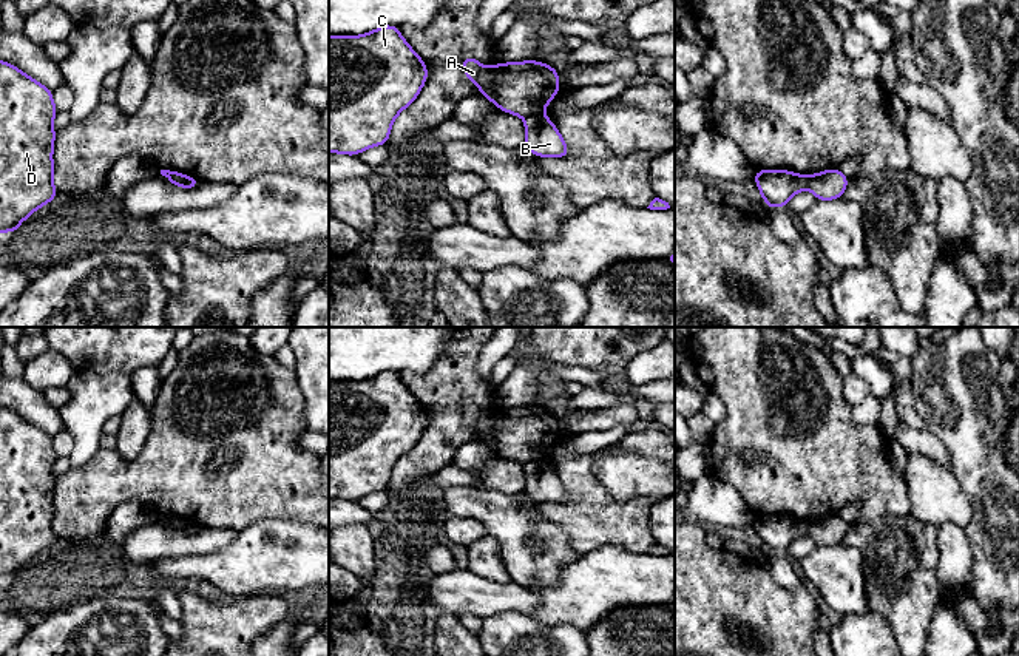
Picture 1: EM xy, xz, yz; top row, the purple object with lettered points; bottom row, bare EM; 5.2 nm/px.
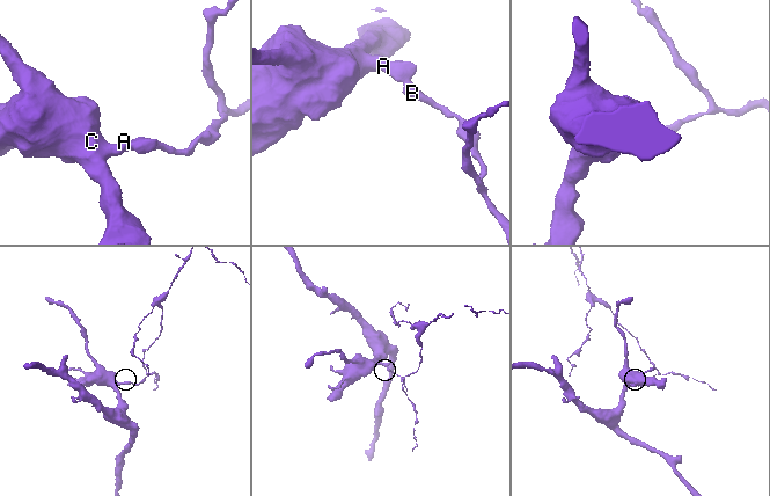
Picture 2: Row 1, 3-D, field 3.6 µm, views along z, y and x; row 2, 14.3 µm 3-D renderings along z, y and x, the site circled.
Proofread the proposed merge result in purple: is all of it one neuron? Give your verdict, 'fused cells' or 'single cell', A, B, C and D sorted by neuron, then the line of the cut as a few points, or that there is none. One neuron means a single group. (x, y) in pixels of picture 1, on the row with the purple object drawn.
fused cells | A C D / B | xz (542, 111), (533, 113), (525, 119)

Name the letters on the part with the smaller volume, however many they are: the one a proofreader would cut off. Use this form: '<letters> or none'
B

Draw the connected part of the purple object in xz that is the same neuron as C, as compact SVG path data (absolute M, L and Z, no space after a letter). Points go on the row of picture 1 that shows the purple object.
M384 25L363 36L329 36L329 153L357 156L388 145L395 117L415 100L426 79L423 59L403 39L398 26Z

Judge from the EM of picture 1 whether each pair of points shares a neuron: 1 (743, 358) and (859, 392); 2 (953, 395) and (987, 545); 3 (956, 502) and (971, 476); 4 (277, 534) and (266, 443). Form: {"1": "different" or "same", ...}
{"1": "different", "2": "same", "3": "different", "4": "different"}

